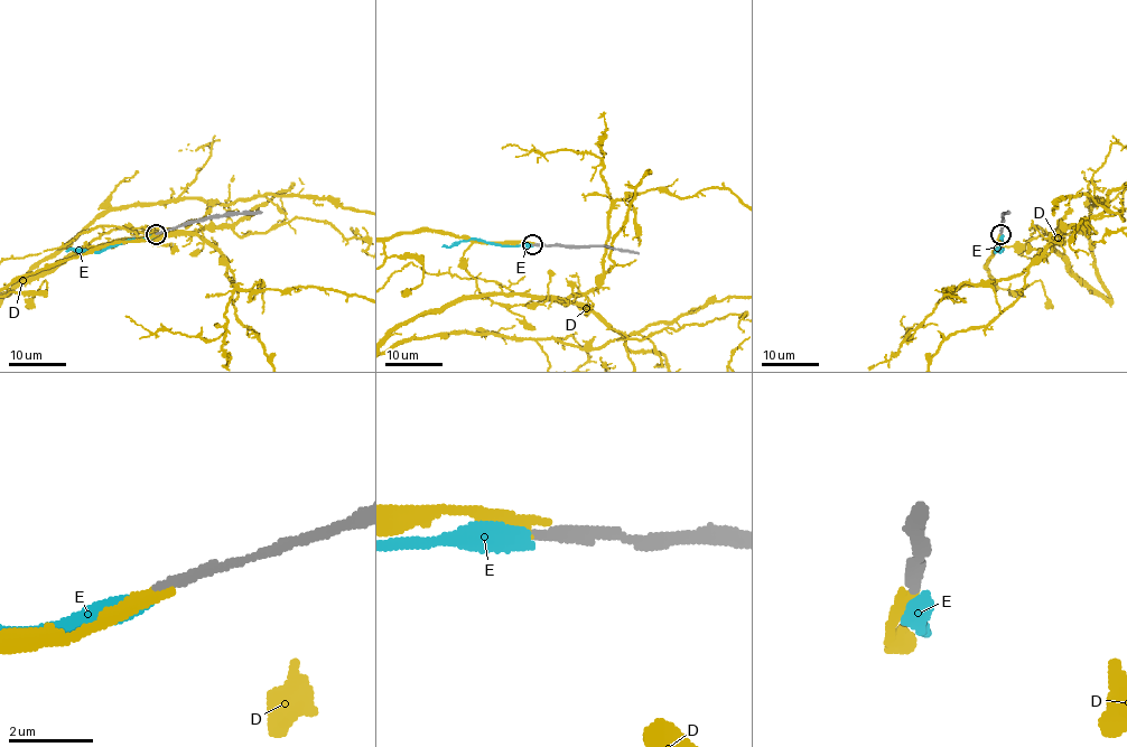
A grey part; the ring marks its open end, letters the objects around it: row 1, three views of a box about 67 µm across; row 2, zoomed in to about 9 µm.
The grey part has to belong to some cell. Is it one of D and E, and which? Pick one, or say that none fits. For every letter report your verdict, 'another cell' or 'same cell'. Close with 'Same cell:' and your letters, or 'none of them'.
D: same cell
E: another cell
Same cell: D

